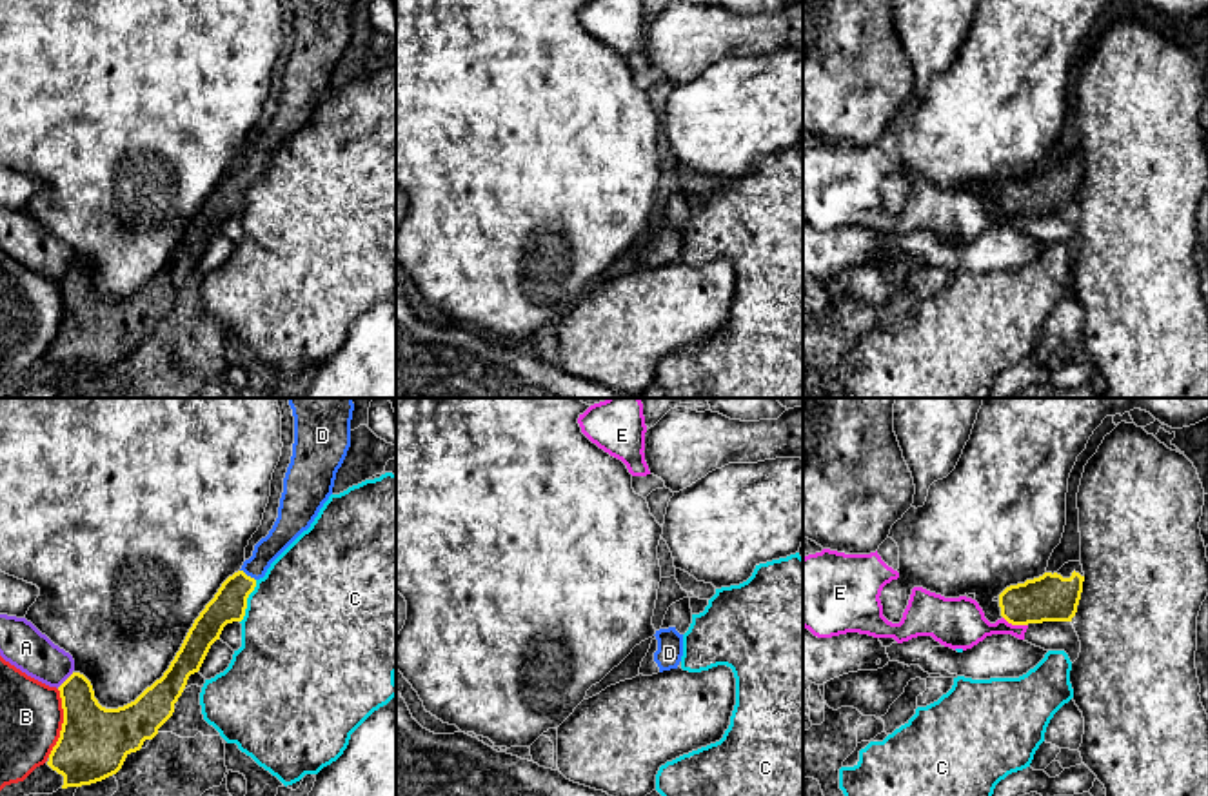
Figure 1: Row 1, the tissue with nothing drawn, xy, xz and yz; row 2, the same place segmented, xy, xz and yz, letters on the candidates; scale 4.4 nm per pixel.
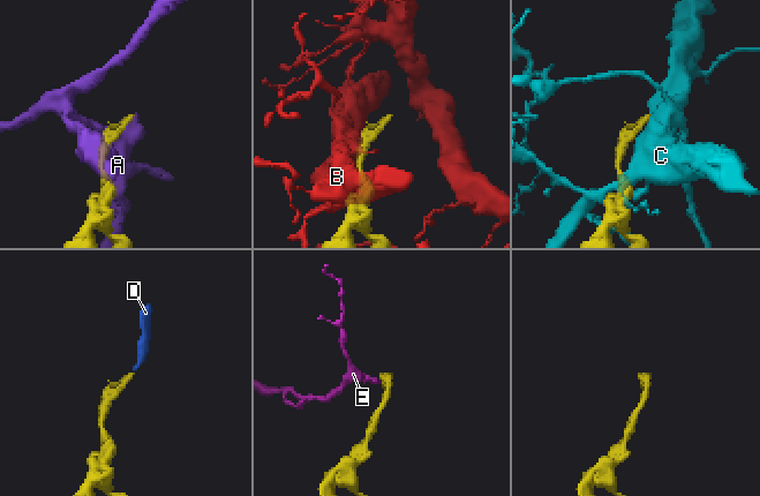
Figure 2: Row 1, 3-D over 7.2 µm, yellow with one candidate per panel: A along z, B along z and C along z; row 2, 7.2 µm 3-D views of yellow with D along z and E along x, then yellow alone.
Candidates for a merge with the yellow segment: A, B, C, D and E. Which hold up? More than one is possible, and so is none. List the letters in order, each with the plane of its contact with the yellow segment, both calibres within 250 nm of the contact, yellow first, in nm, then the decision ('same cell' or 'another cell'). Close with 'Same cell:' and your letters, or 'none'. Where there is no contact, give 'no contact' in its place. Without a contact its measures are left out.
A: xy | 260/190 nm | another cell
B: xy | 320/280 nm | another cell
C: xy | 150/480 nm | another cell
D: xy | 150/110 nm | same cell
E: yz | 200/220 nm | another cell
Same cell: D

